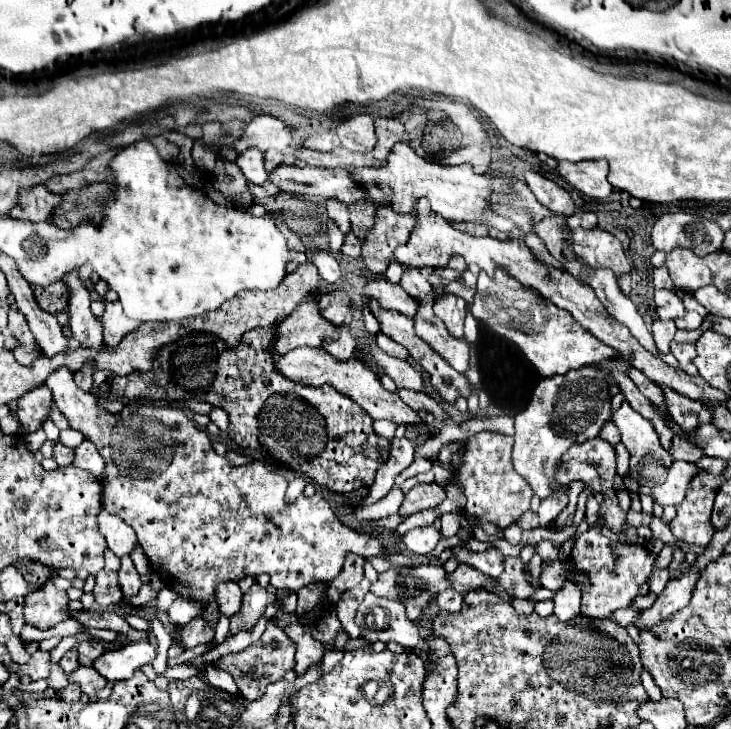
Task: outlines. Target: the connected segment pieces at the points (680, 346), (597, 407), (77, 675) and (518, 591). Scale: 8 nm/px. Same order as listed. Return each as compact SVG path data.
M674 341L670 353L678 359L682 371L686 371L688 375L698 375L696 367L694 367L694 363L692 363L692 359L696 357L696 349L694 349L694 345L690 345L690 343L676 343L676 341Z
M586 365L582 369L572 369L566 375L556 375L542 379L528 407L514 417L516 435L512 461L516 471L530 483L532 491L544 499L550 495L550 477L554 465L574 443L592 439L600 433L604 423L610 421L610 383L608 373L596 365Z
M80 667L68 679L70 679L70 683L80 683L82 691L88 697L94 697L94 693L98 693L100 689L104 689L108 685L108 681L94 667Z
M504 557L504 573L498 579L500 579L500 585L504 585L519 599L528 599L532 593L535 593L536 589L528 583L525 564L520 561L520 557Z

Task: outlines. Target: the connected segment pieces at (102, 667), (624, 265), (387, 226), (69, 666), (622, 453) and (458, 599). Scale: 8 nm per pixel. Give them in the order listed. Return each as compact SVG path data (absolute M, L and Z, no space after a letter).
M148 641L128 643L122 649L106 651L100 659L94 661L94 667L108 679L108 681L122 681L130 679L136 669L142 665L152 663L156 657L156 649Z
M600 227L574 229L574 253L586 265L596 269L610 269L616 277L630 273L630 263L624 255L622 243Z
M378 207L374 227L362 243L362 263L366 269L382 277L392 261L392 253L400 243L406 243L416 219L412 215L394 213L390 207Z
M70 649L70 651L62 657L60 665L62 665L62 669L70 675L76 667L80 667L80 663L78 663L78 651L76 651L76 649Z
M618 443L616 447L616 463L618 463L618 477L620 479L626 479L628 477L628 461L630 461L630 455L628 455L628 449L622 445L622 443Z
M452 585L446 591L442 591L442 593L436 595L436 603L444 611L460 611L462 599L464 599L464 595L460 591L456 591Z

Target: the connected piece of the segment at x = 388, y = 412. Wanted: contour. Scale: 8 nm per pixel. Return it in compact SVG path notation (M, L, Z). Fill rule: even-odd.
M300 347L296 351L290 351L286 355L282 355L278 359L278 371L282 375L286 375L288 379L296 381L296 383L304 383L304 385L314 385L320 387L324 383L330 383L332 387L336 387L340 393L352 397L360 407L364 407L372 419L390 419L396 425L404 423L404 425L412 425L412 427L420 427L422 421L418 417L416 411L412 411L400 397L398 393L390 393L386 391L380 381L378 375L362 361L358 359L350 359L350 361L336 361L332 355L328 355L324 349L310 349L310 347Z

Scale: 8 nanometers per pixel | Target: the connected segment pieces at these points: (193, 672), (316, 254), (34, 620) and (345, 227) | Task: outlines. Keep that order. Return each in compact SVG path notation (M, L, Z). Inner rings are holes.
M181 664L175 665L173 667L168 667L164 673L164 676L168 677L168 679L186 680L190 677L198 675L199 671L202 673L202 669L200 669L200 667Z
M308 251L308 261L312 261L312 265L318 267L318 273L324 281L336 283L340 279L340 265L330 253L326 253L326 251Z
M48 583L44 589L50 591L46 595L50 595L52 603L42 603L42 607L40 607L40 601L26 601L26 605L24 605L26 623L34 625L38 629L50 629L56 623L62 623L70 617L66 593L58 593L52 583Z
M326 201L326 211L328 211L328 217L340 227L342 233L350 233L350 219L348 219L348 205L340 203L340 201Z

